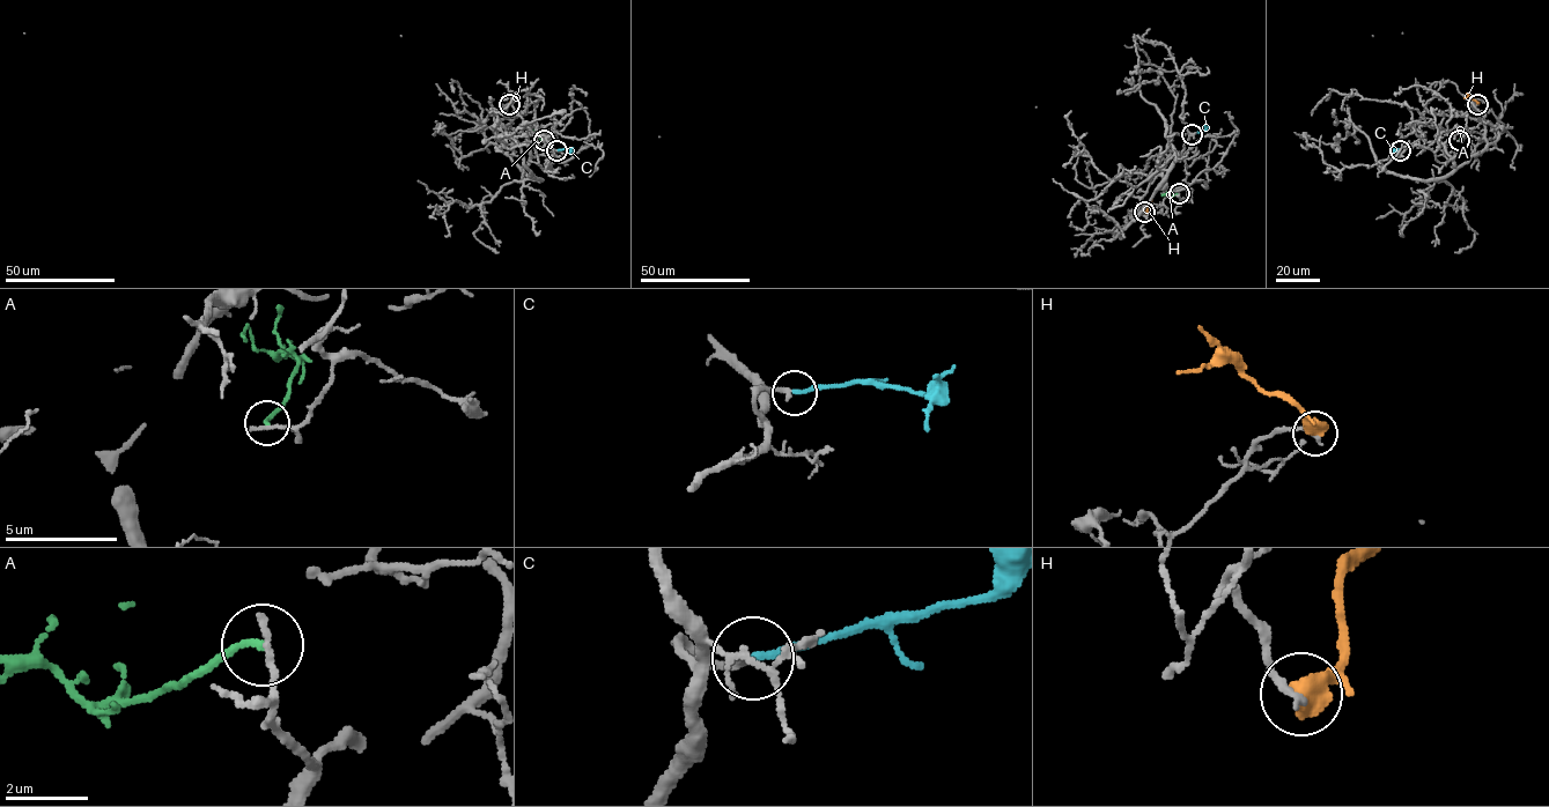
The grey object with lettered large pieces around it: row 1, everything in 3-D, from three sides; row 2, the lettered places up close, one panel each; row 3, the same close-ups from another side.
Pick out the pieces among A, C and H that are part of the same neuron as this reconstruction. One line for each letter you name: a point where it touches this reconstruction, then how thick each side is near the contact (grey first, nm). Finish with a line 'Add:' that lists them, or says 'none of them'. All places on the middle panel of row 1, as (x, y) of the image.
C: (1192, 134) | 220/200 nm
Add: C

